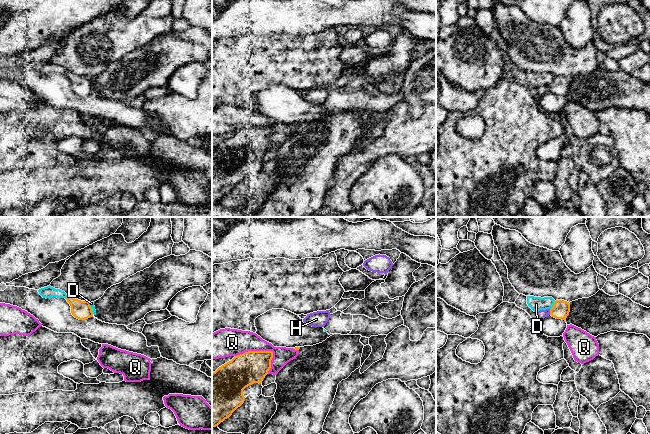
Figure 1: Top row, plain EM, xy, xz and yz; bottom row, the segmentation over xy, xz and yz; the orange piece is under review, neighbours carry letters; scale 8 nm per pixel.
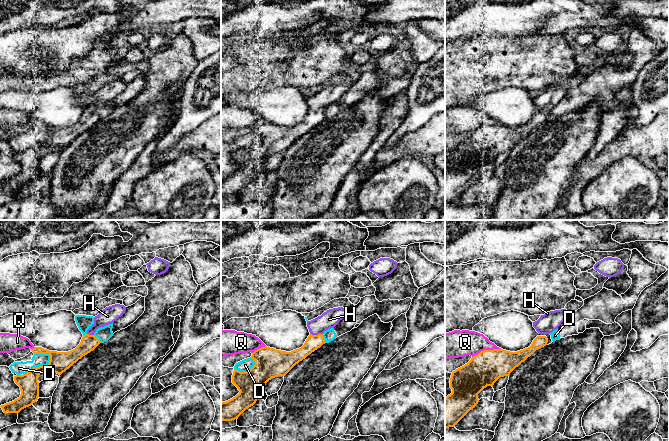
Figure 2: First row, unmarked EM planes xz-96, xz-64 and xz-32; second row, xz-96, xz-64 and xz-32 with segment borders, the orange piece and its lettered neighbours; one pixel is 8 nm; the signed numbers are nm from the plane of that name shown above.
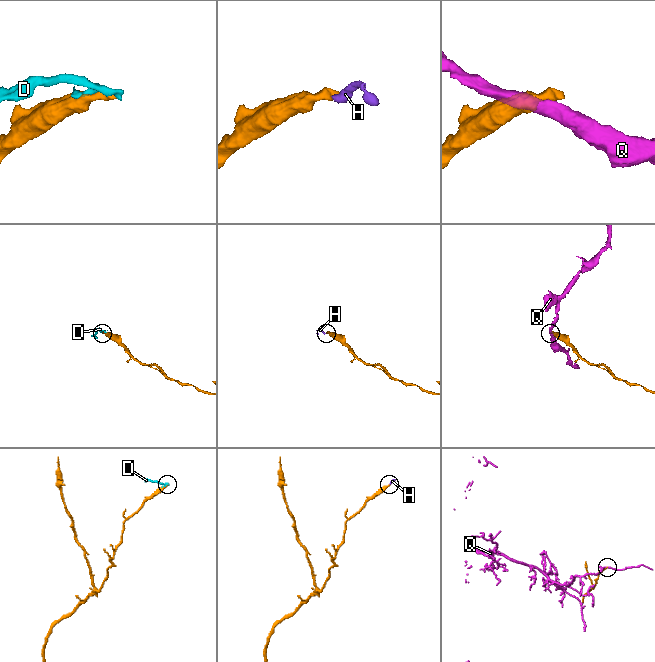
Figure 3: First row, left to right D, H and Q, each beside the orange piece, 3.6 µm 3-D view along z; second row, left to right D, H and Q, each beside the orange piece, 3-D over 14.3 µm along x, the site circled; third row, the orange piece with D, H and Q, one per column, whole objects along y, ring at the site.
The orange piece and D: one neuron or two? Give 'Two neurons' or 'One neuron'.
Two neurons

